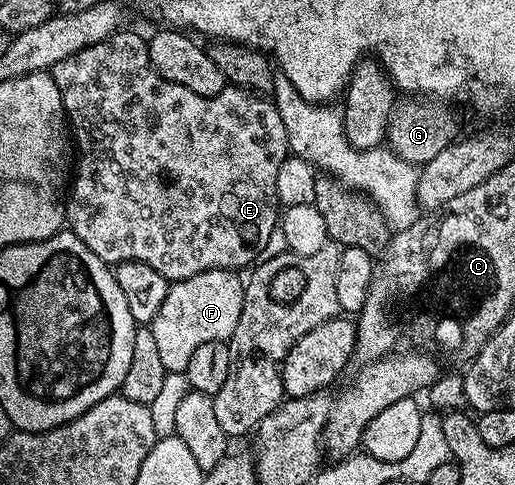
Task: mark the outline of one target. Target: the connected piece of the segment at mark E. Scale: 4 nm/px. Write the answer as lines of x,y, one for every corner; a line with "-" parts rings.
126,32
109,36
89,48
81,48
81,52
71,54
56,64
50,71
50,76
61,92
63,113
73,131
74,145
75,142
79,145
79,171
76,174
74,171
73,174
73,185
70,187
69,201
65,206
65,218
77,240
81,240
81,244
85,244
85,248
89,248
93,256
108,264
129,260
144,262
149,264
149,268
161,272
161,276
165,276
168,283
180,282
206,270
230,270
247,265
250,267
256,261
269,234
277,227
277,219
281,214
277,196
277,172
289,156
285,123
282,122
274,101
230,84
224,86
223,91
212,98
197,96
197,92
189,92
189,88
181,88
181,84
173,84
160,76
151,66
147,38

